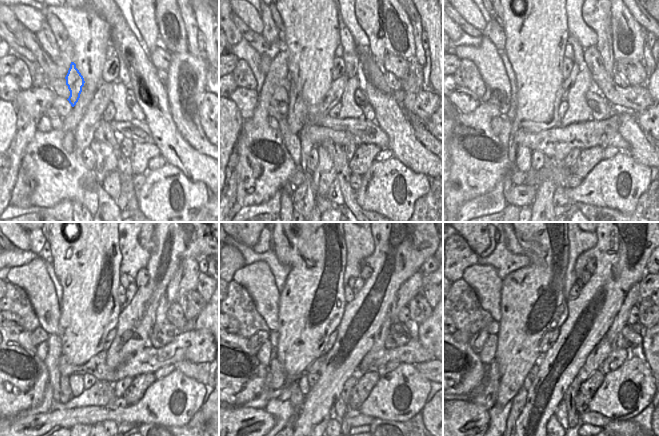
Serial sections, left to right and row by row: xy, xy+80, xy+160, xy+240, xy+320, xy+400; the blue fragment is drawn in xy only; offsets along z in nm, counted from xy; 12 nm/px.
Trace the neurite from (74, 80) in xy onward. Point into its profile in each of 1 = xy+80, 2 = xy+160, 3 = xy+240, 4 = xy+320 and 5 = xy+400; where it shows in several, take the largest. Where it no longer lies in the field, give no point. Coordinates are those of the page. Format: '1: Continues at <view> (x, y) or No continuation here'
1: Continues at xy+80 (297, 116)
2: Continues at xy+160 (512, 145)
3: Continues at xy+240 (65, 388)
4: Continues at xy+320 (296, 398)
5: Continues at xy+400 (518, 402)

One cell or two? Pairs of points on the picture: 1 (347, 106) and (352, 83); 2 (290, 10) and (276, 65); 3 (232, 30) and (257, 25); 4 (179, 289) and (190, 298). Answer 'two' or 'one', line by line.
1: one
2: two
3: two
4: two

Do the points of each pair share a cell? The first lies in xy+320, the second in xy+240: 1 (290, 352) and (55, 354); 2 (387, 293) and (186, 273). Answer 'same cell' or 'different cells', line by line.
1: different cells
2: different cells

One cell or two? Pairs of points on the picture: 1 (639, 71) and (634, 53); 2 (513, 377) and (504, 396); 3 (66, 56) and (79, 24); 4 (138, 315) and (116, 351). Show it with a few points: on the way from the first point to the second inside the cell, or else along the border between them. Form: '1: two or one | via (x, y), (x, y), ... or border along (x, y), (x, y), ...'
1: two | border along (642, 61), (619, 59), (615, 62)
2: one | via (511, 382), (507, 391)
3: two | border along (68, 38), (73, 47), (73, 61)
4: one | via (134, 324), (129, 330), (129, 340), (125, 344)

